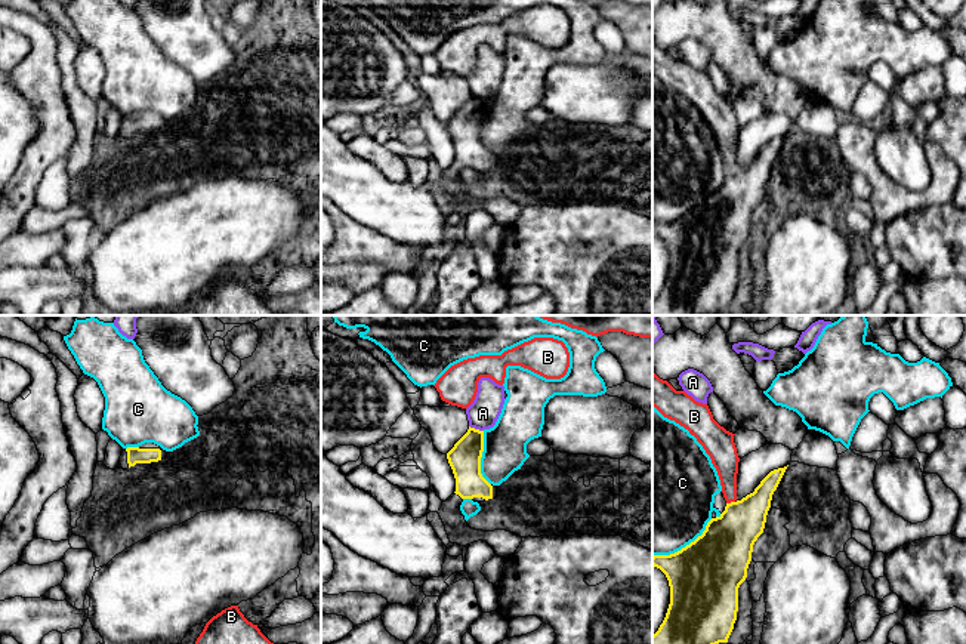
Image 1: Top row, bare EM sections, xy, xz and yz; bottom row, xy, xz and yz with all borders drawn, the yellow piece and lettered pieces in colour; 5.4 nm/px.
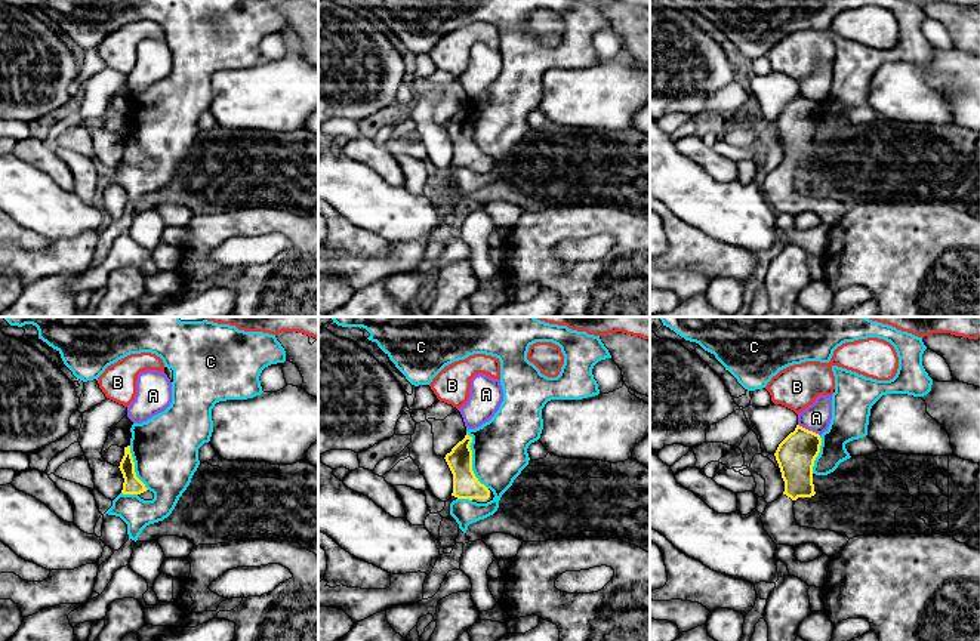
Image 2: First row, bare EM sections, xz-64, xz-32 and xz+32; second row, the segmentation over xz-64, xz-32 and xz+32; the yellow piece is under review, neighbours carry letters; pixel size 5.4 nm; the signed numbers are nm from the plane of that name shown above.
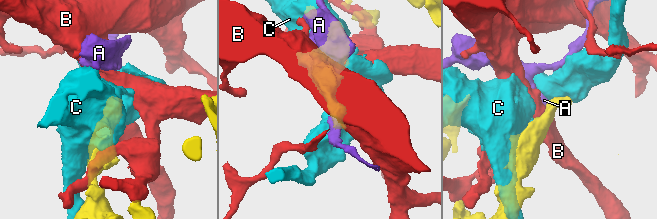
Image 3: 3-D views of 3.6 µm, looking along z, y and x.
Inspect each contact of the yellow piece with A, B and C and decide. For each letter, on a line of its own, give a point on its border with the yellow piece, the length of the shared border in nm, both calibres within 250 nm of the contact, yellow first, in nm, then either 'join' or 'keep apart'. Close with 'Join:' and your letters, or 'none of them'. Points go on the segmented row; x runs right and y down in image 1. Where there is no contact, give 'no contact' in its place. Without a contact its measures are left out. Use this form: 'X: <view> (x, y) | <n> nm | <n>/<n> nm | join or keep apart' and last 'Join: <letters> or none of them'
A: xz (477, 430) | 90 nm | 180/170 nm | keep apart
B: yz (731, 502) | 50 nm | 300/150 nm | keep apart
C: yz (685, 547) | 380 nm | 380/500 nm | keep apart
Join: none of them

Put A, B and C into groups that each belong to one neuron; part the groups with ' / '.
A / B / C

